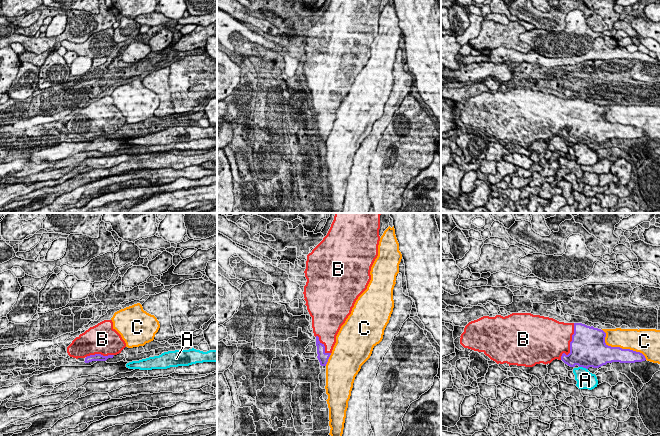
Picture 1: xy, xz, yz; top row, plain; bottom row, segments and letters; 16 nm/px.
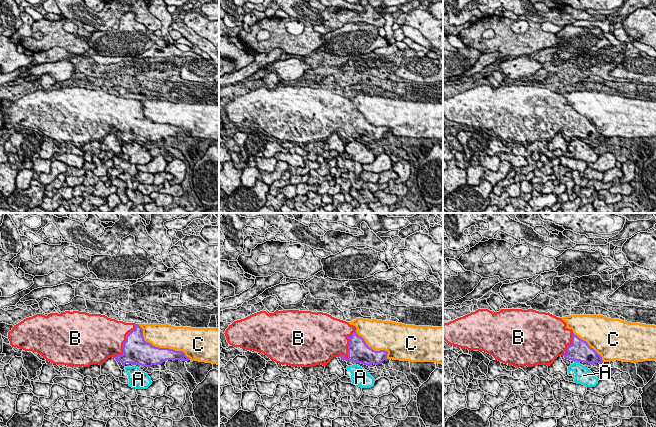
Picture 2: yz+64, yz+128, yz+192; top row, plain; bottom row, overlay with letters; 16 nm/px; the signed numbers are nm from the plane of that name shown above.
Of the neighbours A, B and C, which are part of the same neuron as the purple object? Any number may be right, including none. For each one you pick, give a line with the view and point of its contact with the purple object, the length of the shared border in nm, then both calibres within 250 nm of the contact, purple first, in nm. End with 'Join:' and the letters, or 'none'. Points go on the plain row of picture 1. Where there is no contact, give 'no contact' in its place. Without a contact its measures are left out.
B: meets purple in yz at (570, 120); contact 650 nm long; 500 nm thick on the purple side, 480 nm on the other
Join: B

